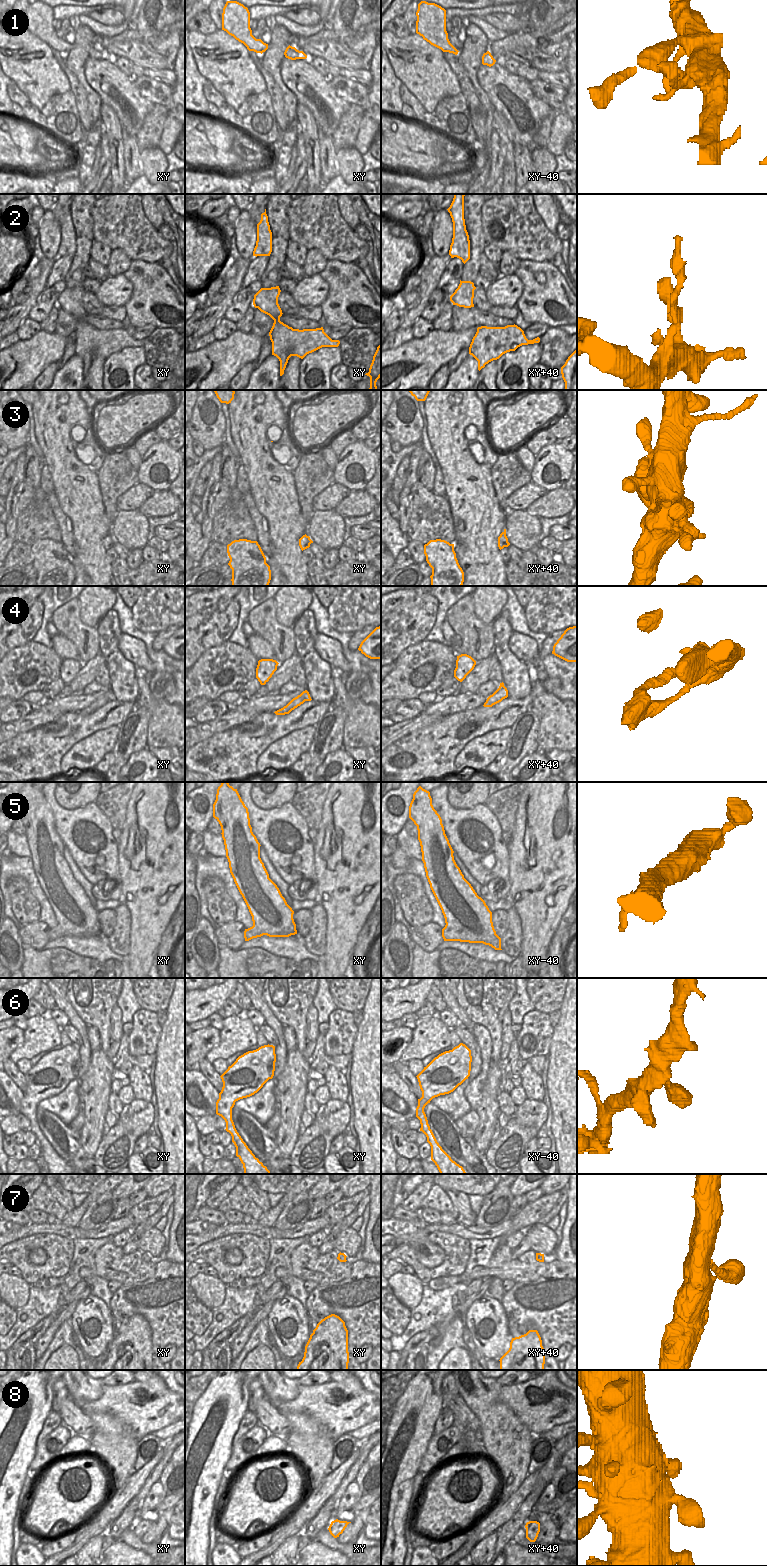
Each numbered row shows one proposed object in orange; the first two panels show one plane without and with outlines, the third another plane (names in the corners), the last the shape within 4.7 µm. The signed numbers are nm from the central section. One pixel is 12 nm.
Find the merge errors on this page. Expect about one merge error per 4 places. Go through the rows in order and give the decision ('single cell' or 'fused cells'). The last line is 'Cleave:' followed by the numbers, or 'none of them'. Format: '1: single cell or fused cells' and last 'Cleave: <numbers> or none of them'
1: single cell
2: fused cells
3: single cell
4: single cell
5: single cell
6: single cell
7: single cell
8: single cell
Cleave: 2

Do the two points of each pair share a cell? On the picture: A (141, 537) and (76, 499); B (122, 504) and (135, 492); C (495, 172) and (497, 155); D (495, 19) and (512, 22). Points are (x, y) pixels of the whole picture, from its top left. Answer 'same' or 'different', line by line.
A: different
B: same
C: same
D: same

